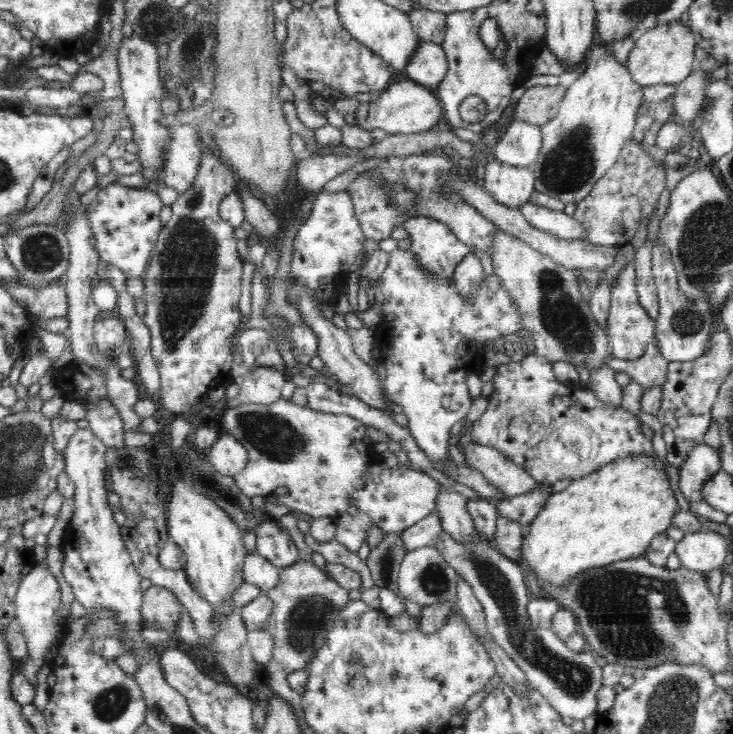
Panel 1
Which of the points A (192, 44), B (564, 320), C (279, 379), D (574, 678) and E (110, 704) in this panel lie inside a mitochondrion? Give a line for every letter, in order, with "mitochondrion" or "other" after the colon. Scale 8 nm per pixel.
A: mitochondrion
B: mitochondrion
C: other
D: mitochondrion
E: mitochondrion

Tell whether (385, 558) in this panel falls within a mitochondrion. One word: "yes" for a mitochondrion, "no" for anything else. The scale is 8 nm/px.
yes

